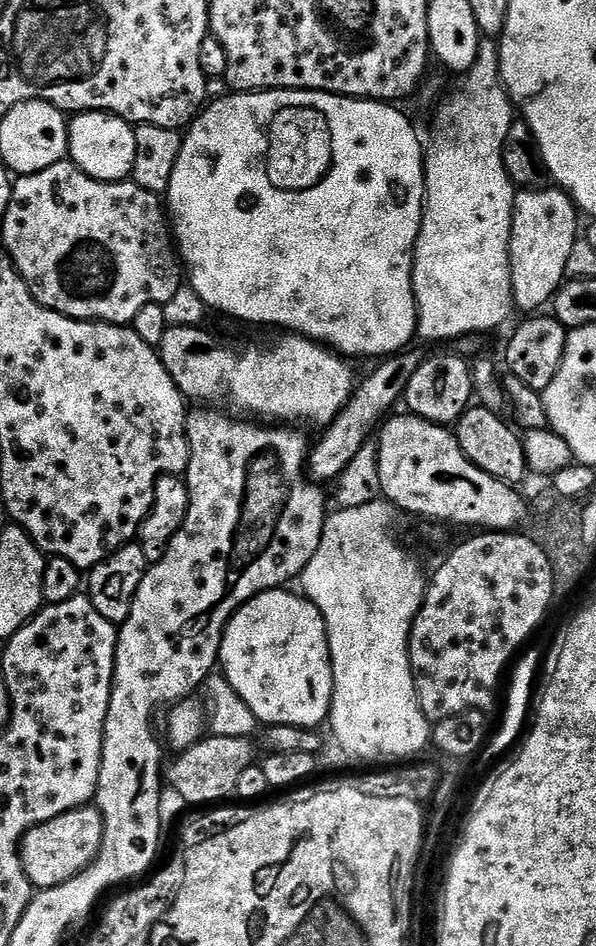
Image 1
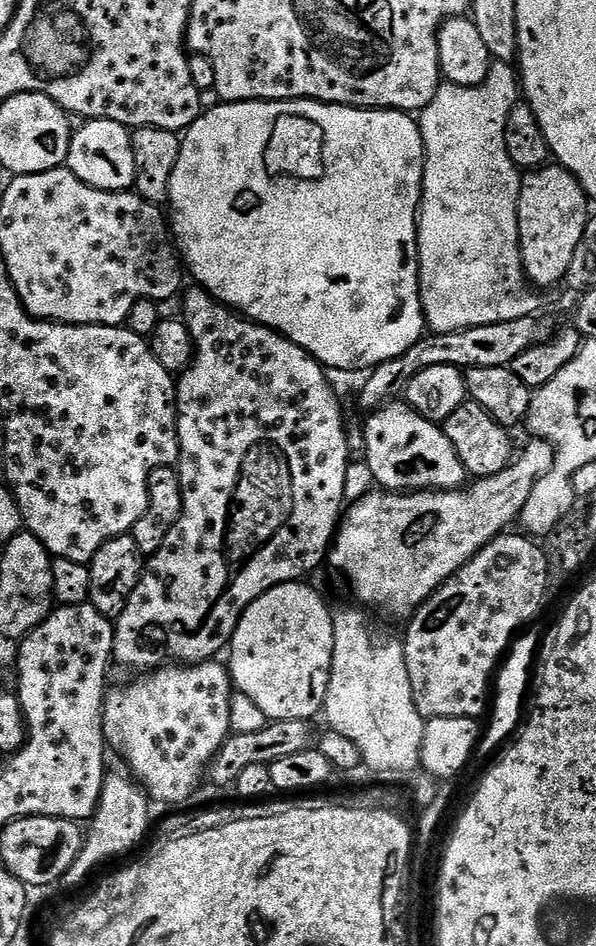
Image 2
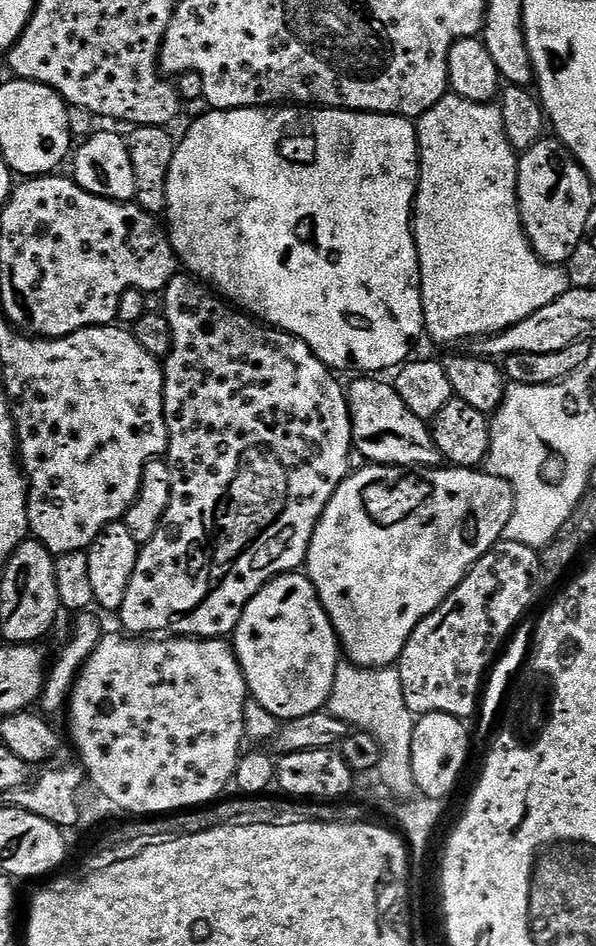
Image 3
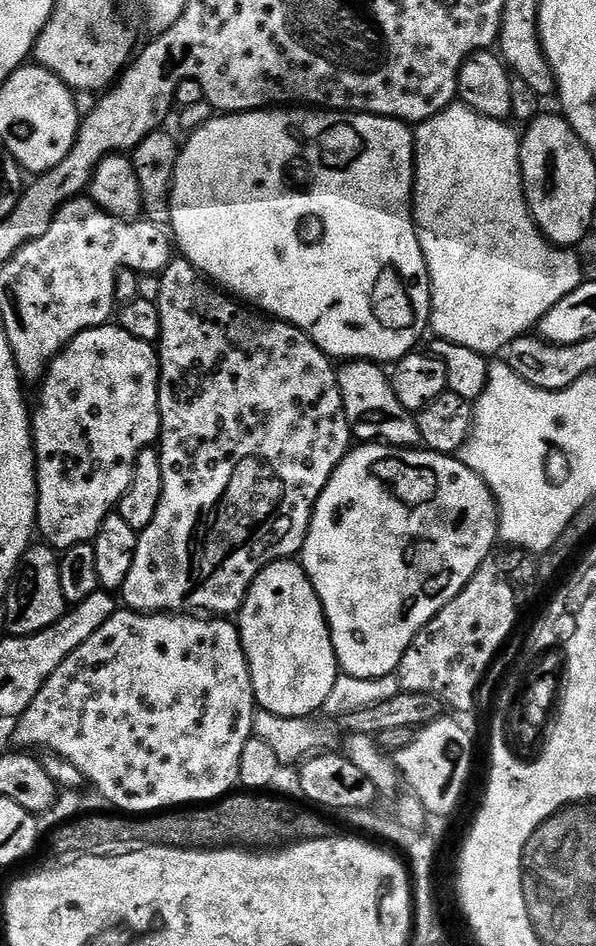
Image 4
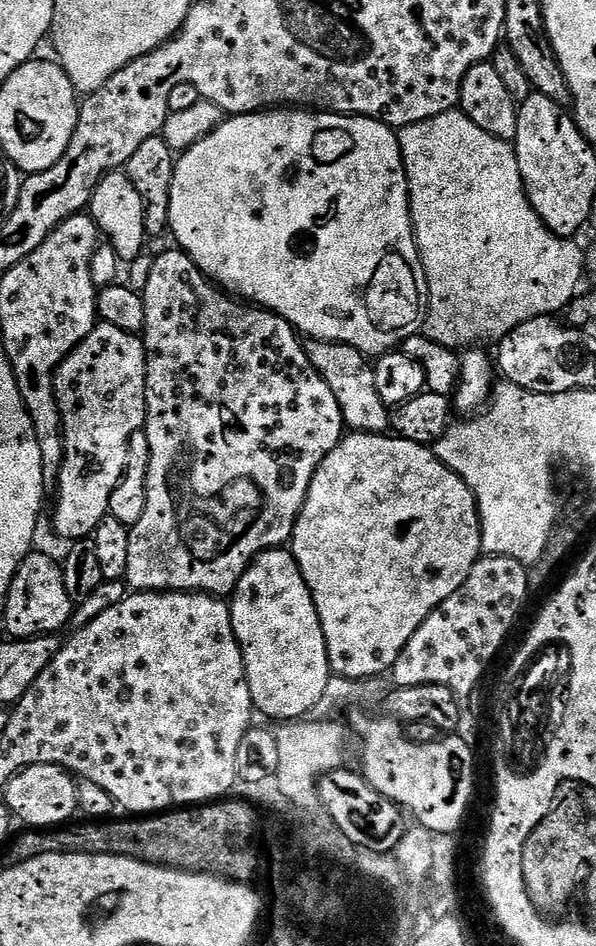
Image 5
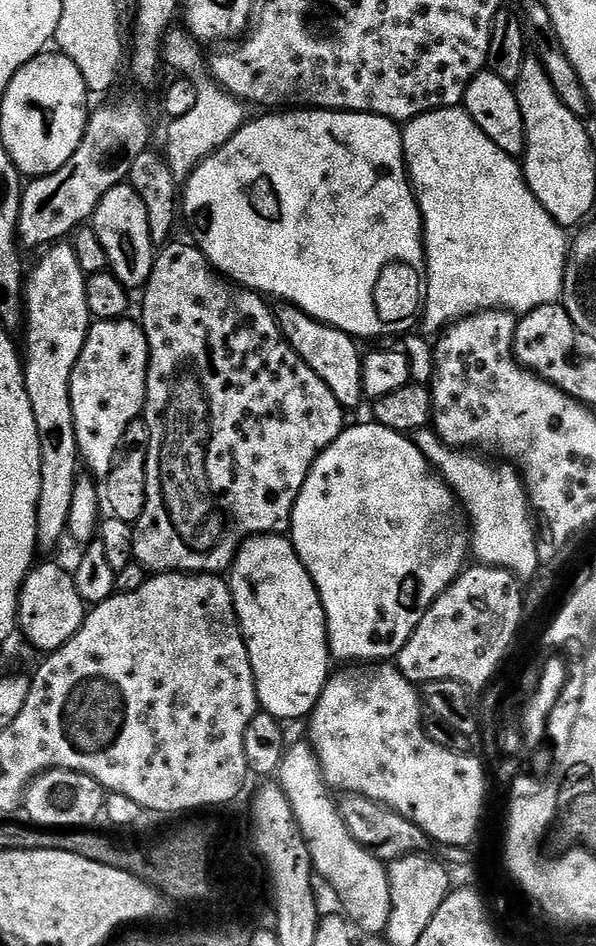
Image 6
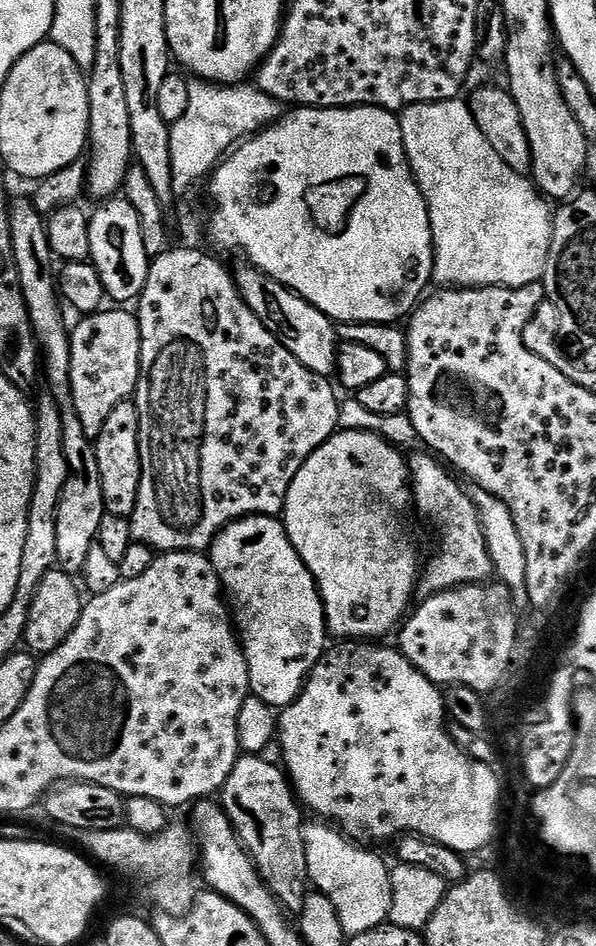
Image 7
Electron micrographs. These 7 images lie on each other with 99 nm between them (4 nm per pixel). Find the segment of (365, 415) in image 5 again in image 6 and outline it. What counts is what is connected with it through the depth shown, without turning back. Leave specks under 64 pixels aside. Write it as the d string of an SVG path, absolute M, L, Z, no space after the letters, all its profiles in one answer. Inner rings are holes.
M281 303L279 307L274 312L276 325L289 346L298 354L298 358L302 358L302 362L306 362L306 366L310 366L310 370L314 370L314 374L318 374L318 378L322 378L322 382L330 386L330 394L338 398L345 410L358 407L360 400L365 399L365 394L360 374L362 352L361 349L356 349L357 341L342 330L318 322L313 316L307 316L301 308L292 304Z

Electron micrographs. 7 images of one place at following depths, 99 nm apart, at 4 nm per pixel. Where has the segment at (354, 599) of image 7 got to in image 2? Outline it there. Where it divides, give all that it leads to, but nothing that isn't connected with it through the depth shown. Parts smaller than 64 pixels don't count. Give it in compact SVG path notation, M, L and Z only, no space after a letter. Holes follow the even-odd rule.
M532 438L529 441L524 453L521 456L519 453L506 470L493 476L481 476L463 490L375 490L376 492L354 501L353 504L351 501L338 524L326 559L348 579L349 586L356 591L357 598L361 600L359 603L373 604L376 608L389 608L390 611L407 617L429 600L440 587L453 579L456 571L466 566L466 562L470 562L470 558L474 558L478 550L485 548L493 538L505 530L511 529L508 527L512 523L515 525L520 519L520 511L526 506L526 498L530 498L530 490L541 476L552 471L556 461L556 452L552 449L551 440Z

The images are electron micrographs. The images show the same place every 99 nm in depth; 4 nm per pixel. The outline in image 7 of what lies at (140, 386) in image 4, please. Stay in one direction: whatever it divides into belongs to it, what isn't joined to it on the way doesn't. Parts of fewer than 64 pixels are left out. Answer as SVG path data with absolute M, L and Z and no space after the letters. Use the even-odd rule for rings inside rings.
M101 310L85 315L76 324L76 329L73 327L70 332L70 339L72 342L72 353L70 354L70 386L72 387L72 408L78 414L78 418L82 422L82 430L86 430L89 438L94 438L102 430L102 426L106 426L106 418L110 418L110 414L114 414L114 410L119 404L131 401L136 394L136 383L140 377L140 351L142 350L142 338L140 337L140 321L137 313L124 312L128 310L116 310L120 312L107 312Z

